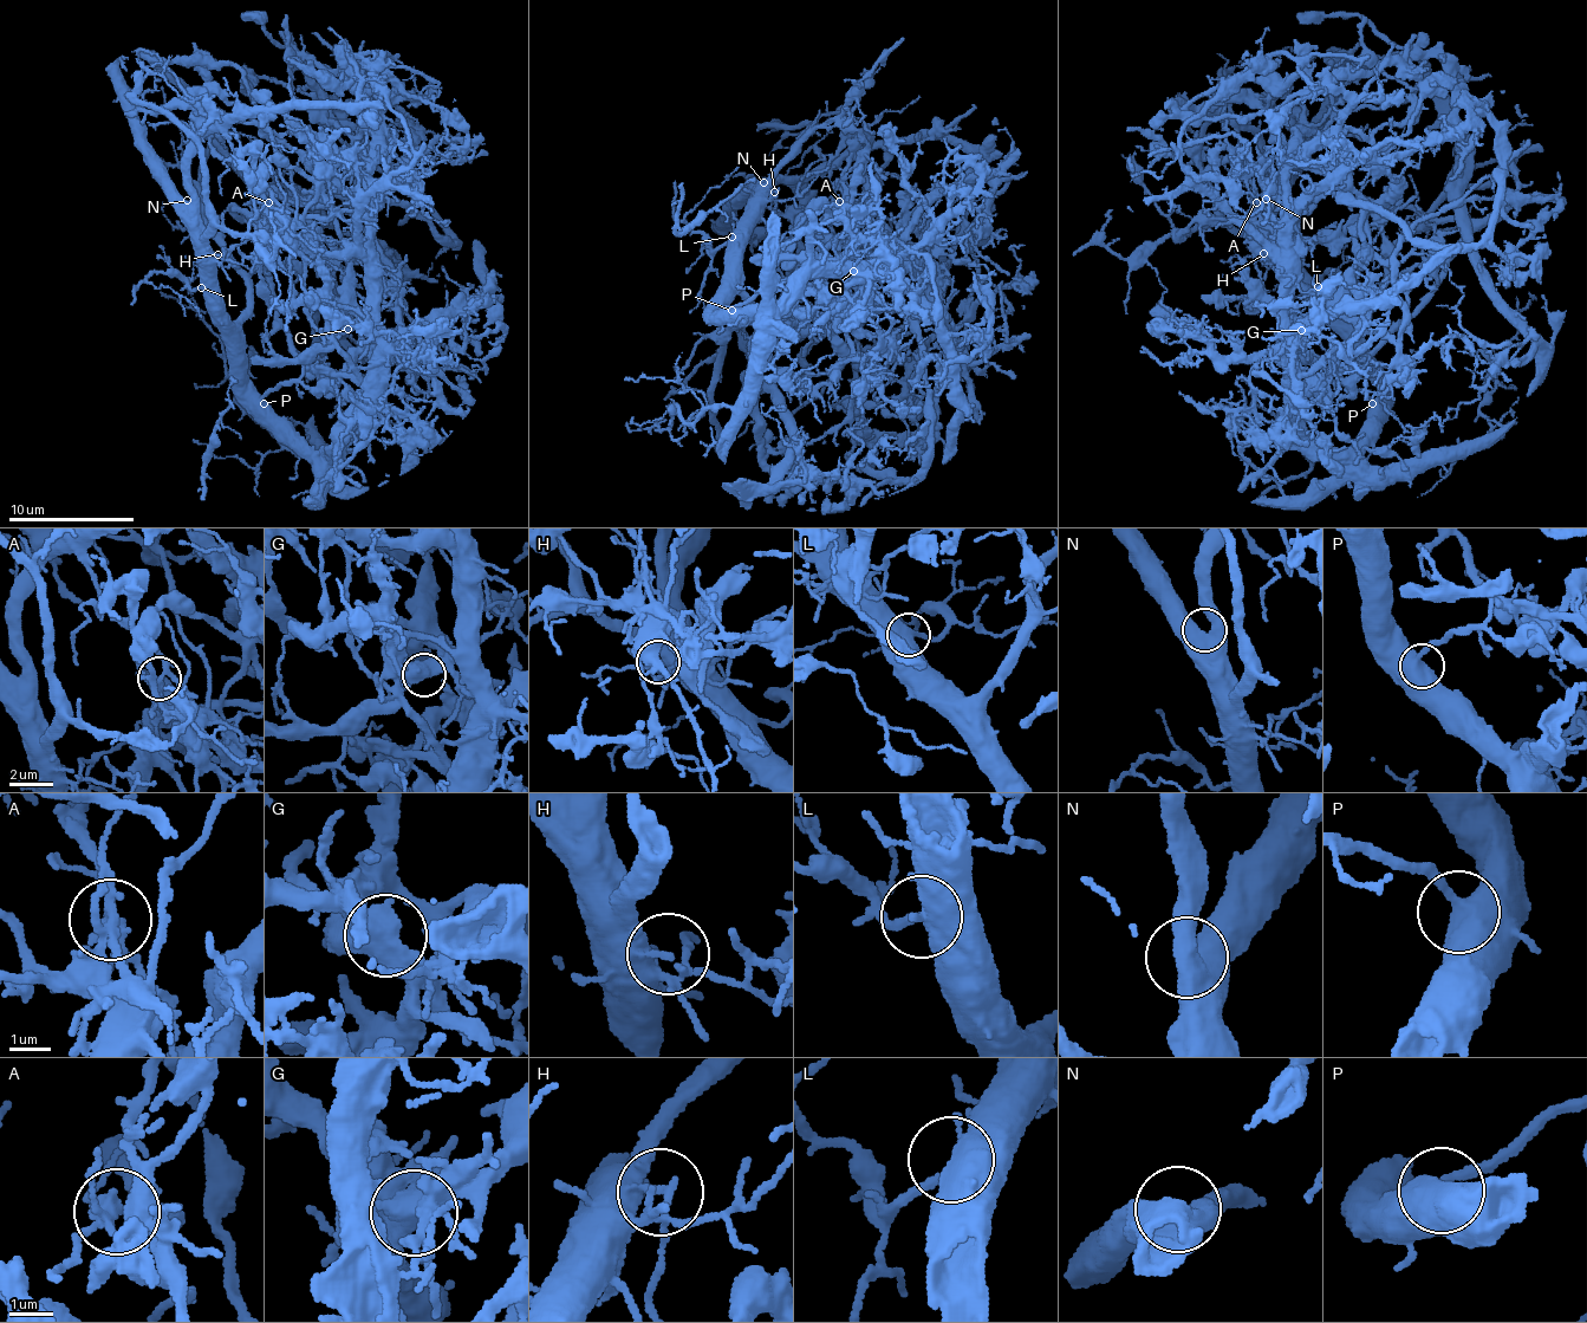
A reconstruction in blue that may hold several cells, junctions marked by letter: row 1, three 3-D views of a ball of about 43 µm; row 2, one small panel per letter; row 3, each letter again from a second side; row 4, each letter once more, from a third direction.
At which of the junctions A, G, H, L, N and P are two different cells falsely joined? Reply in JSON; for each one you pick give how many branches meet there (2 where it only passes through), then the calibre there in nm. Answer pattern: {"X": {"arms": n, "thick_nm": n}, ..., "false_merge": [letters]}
{"A": {"arms": 6, "thick_nm": 320}, "G": {"arms": 2, "thick_nm": 700}, "H": {"arms": 3, "thick_nm": 110}, "false_merge": ["A", "G", "H"]}

